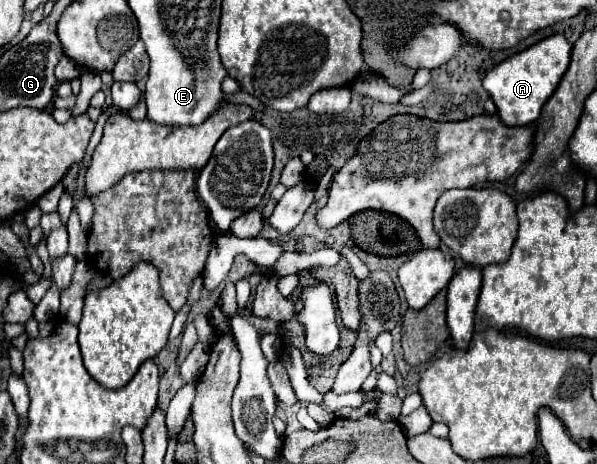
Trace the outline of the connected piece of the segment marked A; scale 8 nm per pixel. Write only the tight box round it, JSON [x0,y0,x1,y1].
[484,33,572,127]

